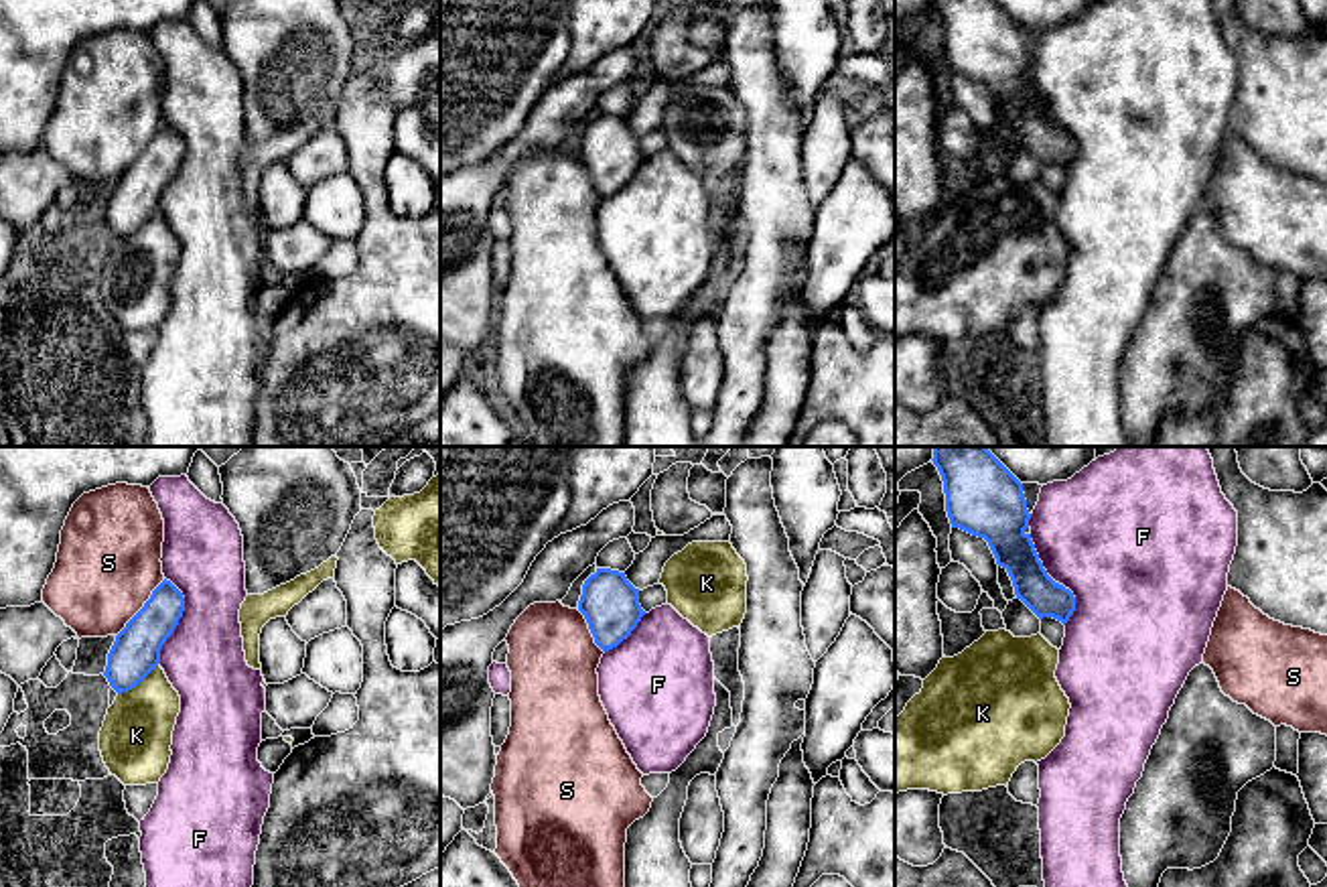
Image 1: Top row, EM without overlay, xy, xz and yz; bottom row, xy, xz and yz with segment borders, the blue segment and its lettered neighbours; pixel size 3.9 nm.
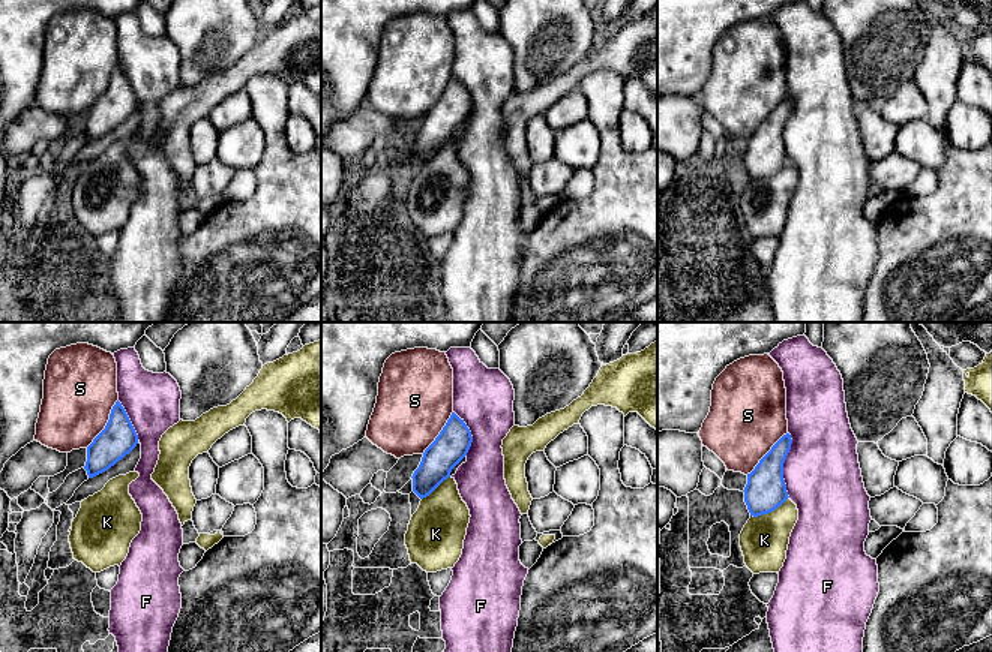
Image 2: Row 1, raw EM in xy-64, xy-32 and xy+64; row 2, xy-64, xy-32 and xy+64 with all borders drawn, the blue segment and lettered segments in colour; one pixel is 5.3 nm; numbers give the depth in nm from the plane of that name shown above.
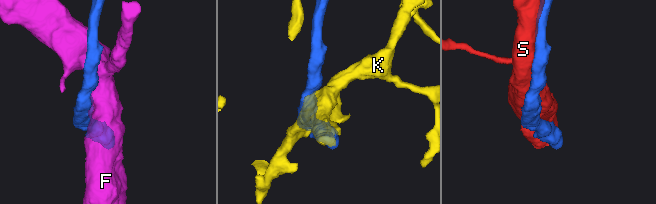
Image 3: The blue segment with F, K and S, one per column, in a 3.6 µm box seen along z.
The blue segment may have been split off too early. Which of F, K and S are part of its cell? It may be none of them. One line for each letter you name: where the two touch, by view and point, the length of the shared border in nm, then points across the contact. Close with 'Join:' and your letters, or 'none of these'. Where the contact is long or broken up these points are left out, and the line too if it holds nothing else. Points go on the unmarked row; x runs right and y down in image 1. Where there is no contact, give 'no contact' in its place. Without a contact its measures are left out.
S: contact xy (143, 153); length 300 nm
Join: S

